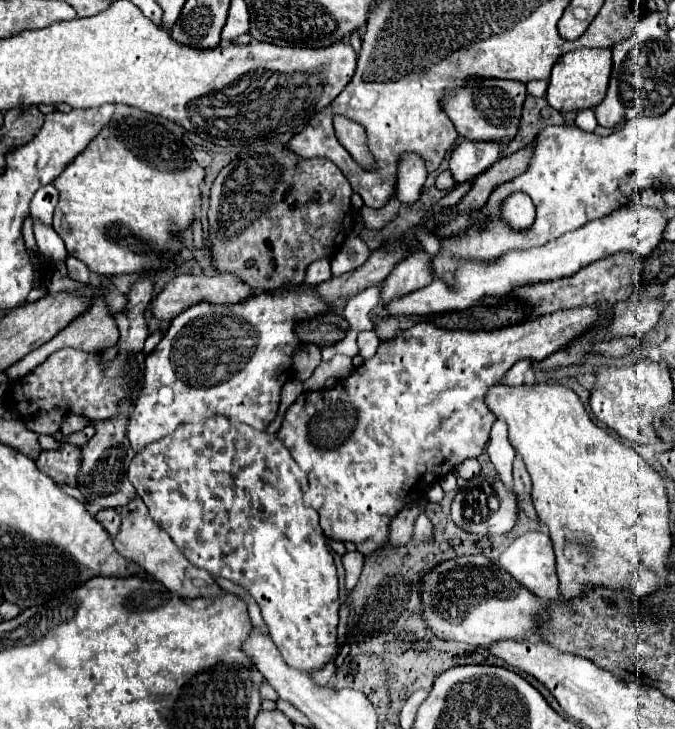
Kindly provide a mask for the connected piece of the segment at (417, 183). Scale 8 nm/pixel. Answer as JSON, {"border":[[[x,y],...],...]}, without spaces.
{"border":[[[404,154],[398,166],[398,200],[402,204],[418,202],[424,182],[426,182],[424,160],[416,154]]]}

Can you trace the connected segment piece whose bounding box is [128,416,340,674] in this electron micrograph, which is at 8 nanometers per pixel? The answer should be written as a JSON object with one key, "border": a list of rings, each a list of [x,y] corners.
{"border":[[[214,416],[214,418],[202,420],[198,424],[184,424],[174,434],[170,434],[166,440],[158,440],[154,444],[146,446],[140,454],[136,454],[130,462],[130,468],[128,468],[128,480],[136,488],[138,496],[144,500],[144,504],[148,506],[156,524],[168,532],[168,536],[182,550],[182,554],[188,556],[188,560],[192,564],[196,564],[198,568],[206,568],[210,574],[228,578],[250,592],[250,596],[262,608],[262,618],[270,630],[270,636],[272,636],[274,644],[278,646],[278,650],[282,652],[288,666],[296,668],[300,672],[312,674],[316,670],[322,670],[328,662],[332,662],[336,658],[336,654],[338,654],[336,628],[338,628],[340,598],[338,598],[338,574],[336,574],[334,558],[326,546],[326,536],[320,528],[318,512],[313,508],[304,506],[304,492],[308,488],[306,474],[298,468],[298,464],[290,456],[288,448],[276,436],[272,436],[268,432],[258,432],[258,430],[250,428],[248,424],[234,424],[234,422],[226,420],[224,416]]]}

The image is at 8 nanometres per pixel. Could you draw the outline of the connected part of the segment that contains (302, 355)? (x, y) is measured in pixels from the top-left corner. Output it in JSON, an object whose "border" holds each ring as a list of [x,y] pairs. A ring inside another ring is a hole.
{"border":[[[314,344],[302,346],[302,348],[298,350],[298,354],[294,356],[296,376],[298,376],[300,380],[308,380],[320,362],[322,362],[322,356],[320,356],[320,348],[318,348],[318,346],[314,346]]]}

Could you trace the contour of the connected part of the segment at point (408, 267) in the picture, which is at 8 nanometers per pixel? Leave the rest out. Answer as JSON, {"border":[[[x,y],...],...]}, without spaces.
{"border":[[[416,250],[406,260],[402,260],[380,284],[380,306],[428,286],[432,282],[430,260],[432,258],[424,250]]]}

